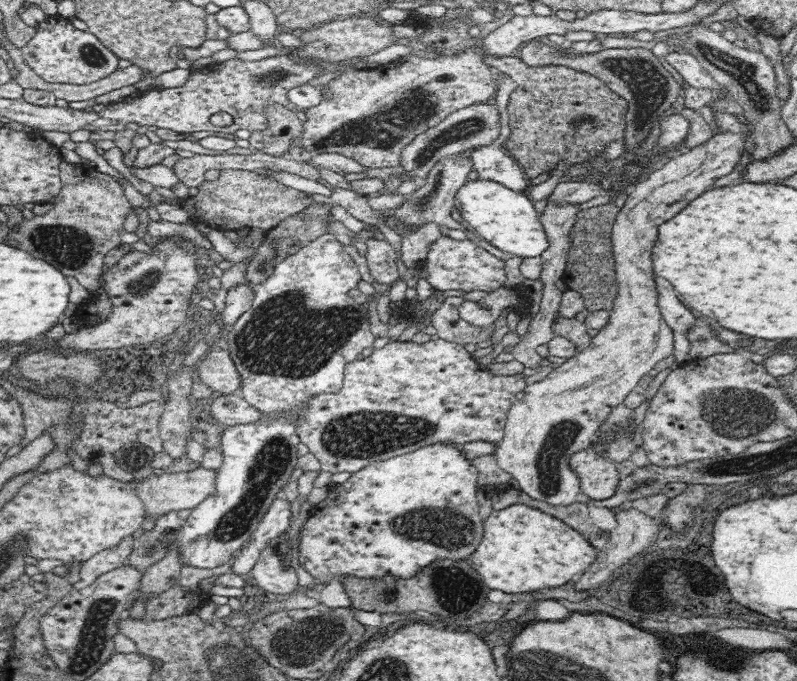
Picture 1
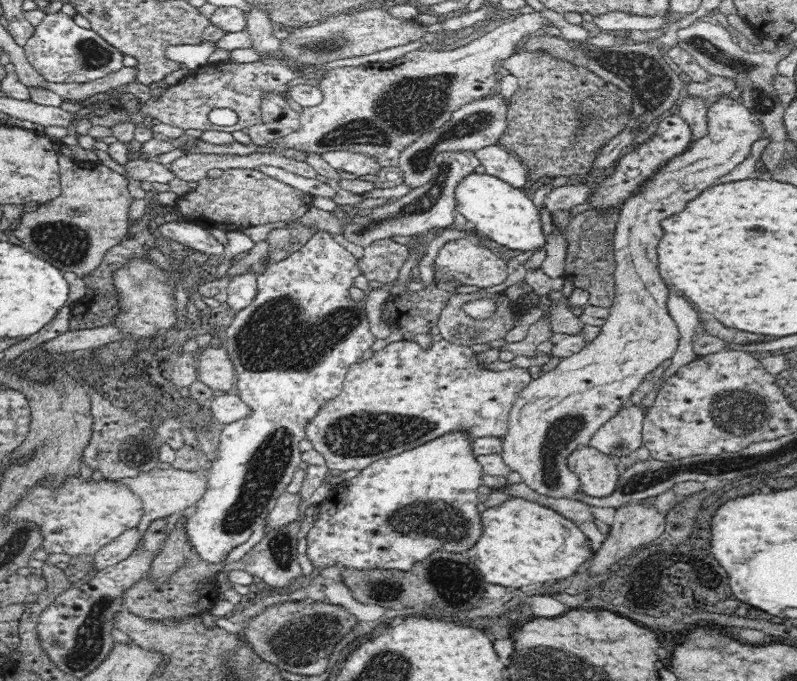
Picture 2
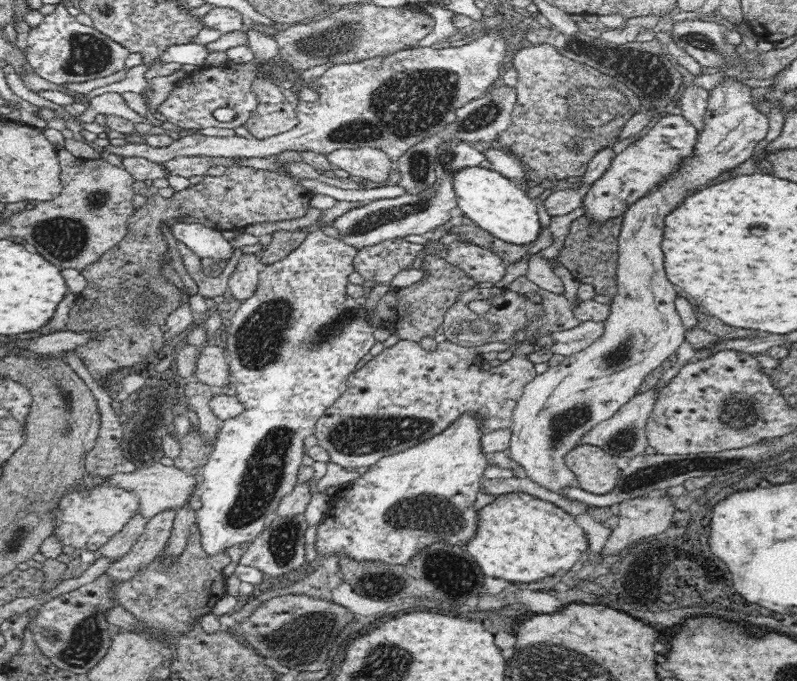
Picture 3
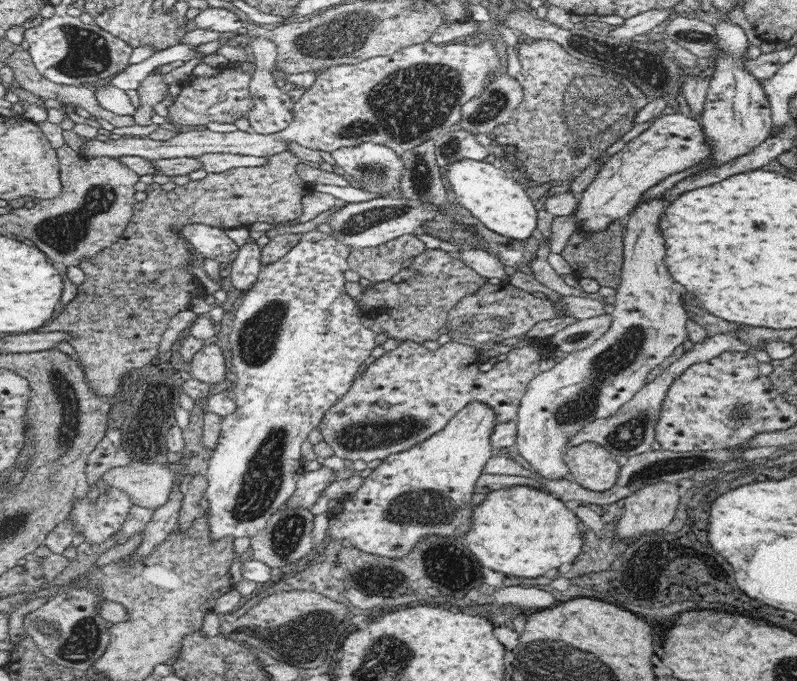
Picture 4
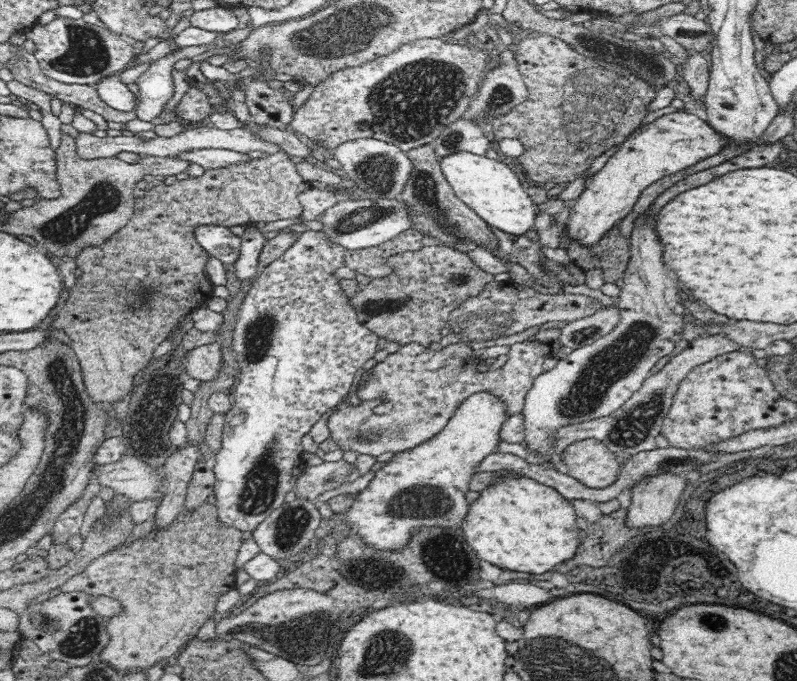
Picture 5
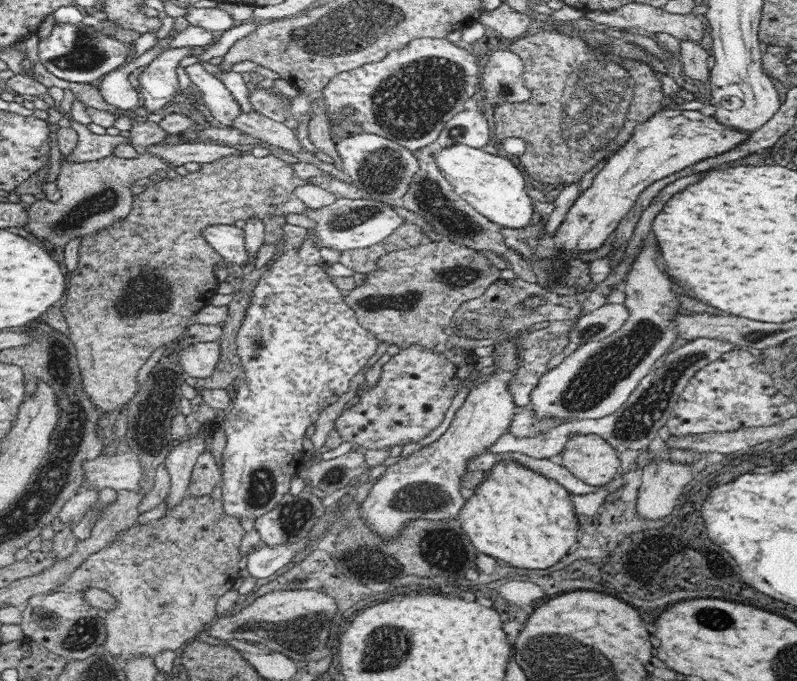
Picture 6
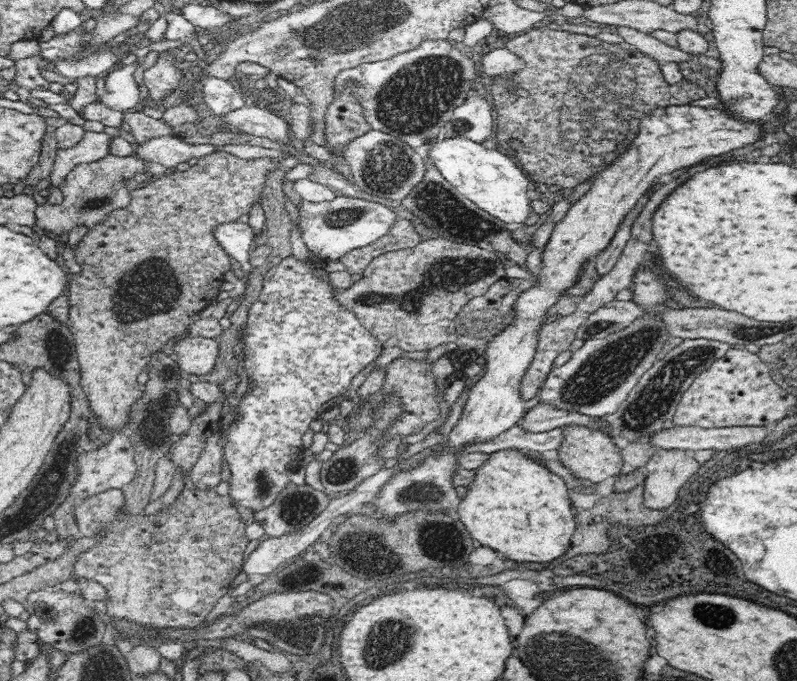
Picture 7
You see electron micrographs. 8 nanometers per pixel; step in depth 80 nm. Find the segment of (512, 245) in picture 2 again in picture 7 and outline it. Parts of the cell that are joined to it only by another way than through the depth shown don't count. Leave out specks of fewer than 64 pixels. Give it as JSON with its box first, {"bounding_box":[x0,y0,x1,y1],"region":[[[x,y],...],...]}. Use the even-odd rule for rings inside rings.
{"bounding_box":[423,137,531,226],"region":[[[439,137],[432,142],[430,148],[425,149],[428,150],[423,151],[424,155],[435,164],[442,176],[482,211],[506,224],[514,223],[516,226],[521,226],[528,218],[531,213],[531,200],[526,192],[530,177],[514,163],[513,157],[501,154],[496,149],[489,150],[466,137]]]}

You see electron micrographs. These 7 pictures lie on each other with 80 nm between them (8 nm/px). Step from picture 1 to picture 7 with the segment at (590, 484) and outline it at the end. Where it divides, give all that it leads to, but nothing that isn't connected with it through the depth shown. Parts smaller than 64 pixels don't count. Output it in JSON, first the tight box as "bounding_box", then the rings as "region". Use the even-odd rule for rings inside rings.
{"bounding_box":[557,425,623,484],"region":[[[570,425],[563,427],[563,442],[557,448],[559,453],[559,462],[573,475],[585,481],[587,484],[598,484],[610,478],[610,476],[618,476],[620,468],[623,466],[622,455],[620,449],[612,438],[599,432],[598,428],[584,427],[580,425]]]}

